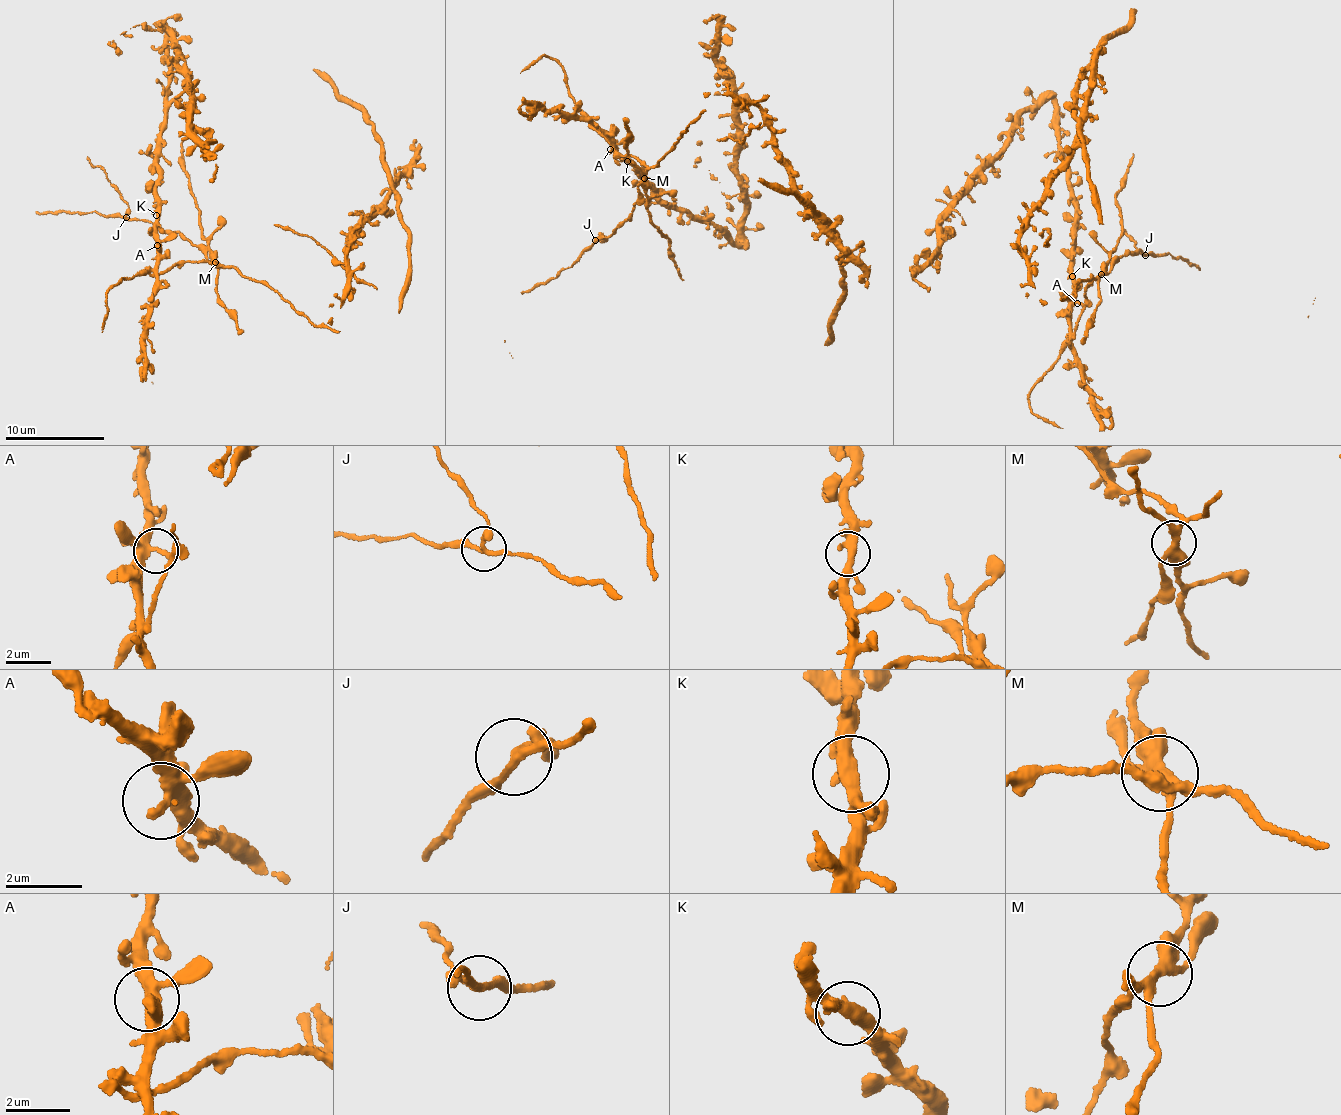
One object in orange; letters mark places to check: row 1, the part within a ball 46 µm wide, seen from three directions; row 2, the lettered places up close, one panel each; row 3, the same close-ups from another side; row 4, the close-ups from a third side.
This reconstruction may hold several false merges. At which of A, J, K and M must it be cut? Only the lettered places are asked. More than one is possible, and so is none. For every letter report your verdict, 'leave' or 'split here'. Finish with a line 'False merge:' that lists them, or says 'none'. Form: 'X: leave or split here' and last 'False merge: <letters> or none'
A: leave
J: split here
K: leave
M: split here
False merge: J, M

